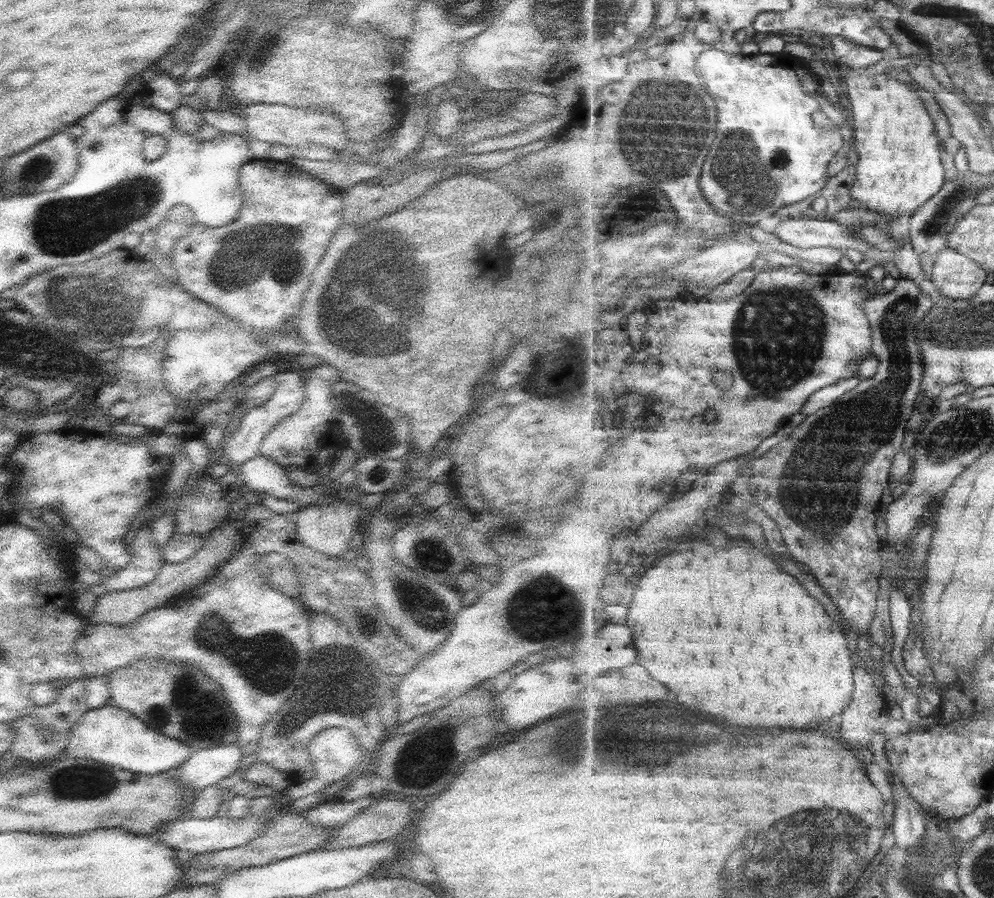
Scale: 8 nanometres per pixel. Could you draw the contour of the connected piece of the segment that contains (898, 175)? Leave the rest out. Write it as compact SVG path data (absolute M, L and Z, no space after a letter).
M849 70L847 77L848 96L852 103L853 129L855 131L854 144L856 153L860 153L858 160L858 176L852 186L854 199L868 207L886 215L887 220L900 216L914 216L931 198L942 191L948 179L944 160L943 140L940 139L936 121L922 99L922 95L905 81L883 73L876 76L861 76L861 71Z

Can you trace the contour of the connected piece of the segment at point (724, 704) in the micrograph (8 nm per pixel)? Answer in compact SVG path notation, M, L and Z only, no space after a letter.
M696 546L694 550L676 552L672 556L666 556L658 562L648 574L640 580L634 604L630 608L630 628L636 632L636 646L640 648L640 664L644 664L656 680L668 684L672 692L680 696L682 704L688 704L692 710L706 712L718 720L730 722L732 726L744 726L750 730L768 730L772 728L796 728L796 730L814 730L824 720L830 720L838 714L846 711L852 702L854 695L854 670L856 664L852 660L853 650L848 646L848 638L838 624L824 608L822 602L810 596L810 592L788 572L778 566L776 560L768 558L758 548L712 548L712 546Z

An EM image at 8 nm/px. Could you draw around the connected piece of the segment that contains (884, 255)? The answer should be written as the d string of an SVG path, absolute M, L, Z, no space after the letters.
M792 219L780 221L776 234L788 244L800 248L838 247L863 252L867 260L896 262L894 251L872 247L860 231L850 231L848 225L832 219Z

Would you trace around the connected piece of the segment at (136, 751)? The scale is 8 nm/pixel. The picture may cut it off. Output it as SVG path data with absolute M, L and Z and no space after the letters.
M108 702L102 708L88 709L72 726L64 754L76 759L91 759L108 766L136 772L140 775L158 775L173 772L190 759L194 750L183 742L169 738L148 726L127 710Z

